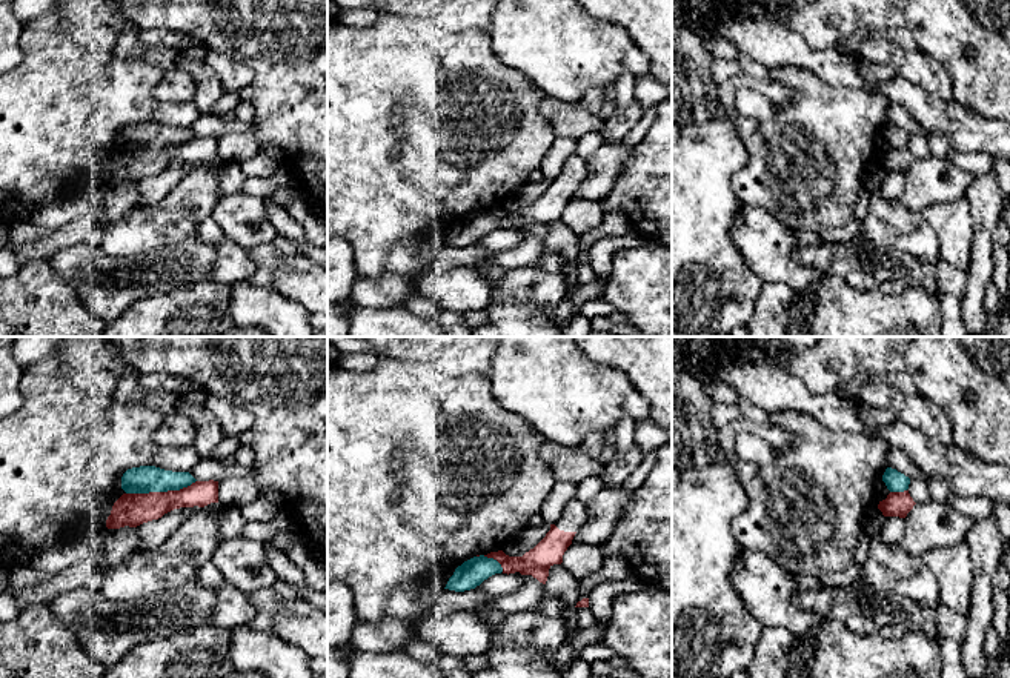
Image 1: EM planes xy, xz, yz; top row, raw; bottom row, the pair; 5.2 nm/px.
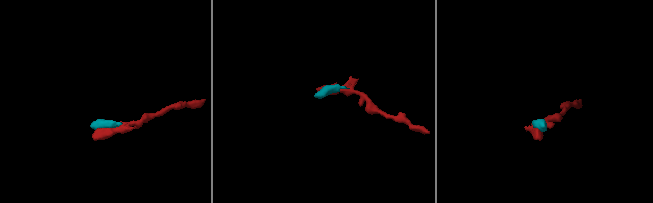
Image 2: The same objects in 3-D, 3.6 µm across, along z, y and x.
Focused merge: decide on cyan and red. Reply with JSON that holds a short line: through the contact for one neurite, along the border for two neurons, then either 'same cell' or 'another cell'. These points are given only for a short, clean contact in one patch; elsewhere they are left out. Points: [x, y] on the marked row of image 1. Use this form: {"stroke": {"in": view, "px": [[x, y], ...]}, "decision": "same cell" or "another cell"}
{"stroke": {"in": "xy", "px": [[146, 478], [160, 491], [131, 509]]}, "decision": "same cell"}

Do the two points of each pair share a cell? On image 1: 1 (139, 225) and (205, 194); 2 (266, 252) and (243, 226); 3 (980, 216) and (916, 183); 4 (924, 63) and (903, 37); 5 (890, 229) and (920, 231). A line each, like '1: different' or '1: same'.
1: same
2: different
3: different
4: different
5: same

